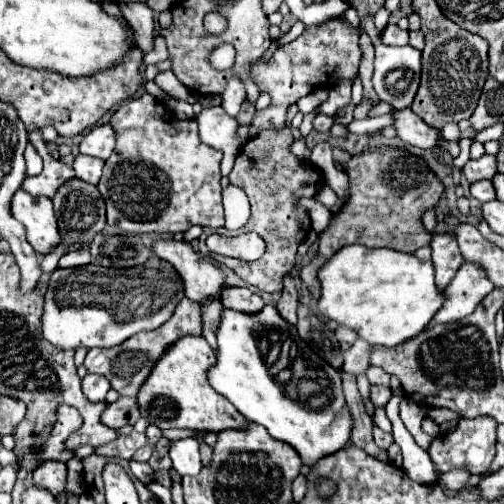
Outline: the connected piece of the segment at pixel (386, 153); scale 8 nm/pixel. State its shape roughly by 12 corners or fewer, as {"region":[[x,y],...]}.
{"region":[[367,148],[347,162],[349,200],[299,272],[347,244],[415,252],[421,214],[445,184],[405,148]]}

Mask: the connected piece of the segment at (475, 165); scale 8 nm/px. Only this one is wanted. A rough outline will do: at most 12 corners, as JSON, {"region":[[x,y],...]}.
{"region":[[495,156],[469,160],[463,172],[469,182],[491,180],[497,174]]}

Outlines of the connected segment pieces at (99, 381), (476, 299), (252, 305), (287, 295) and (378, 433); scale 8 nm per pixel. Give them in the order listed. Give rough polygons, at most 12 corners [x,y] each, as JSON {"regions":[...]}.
{"regions":[[[99,374],[83,378],[83,394],[91,402],[103,402],[109,392],[107,378]],[[463,262],[429,326],[469,316],[495,286]],[[229,286],[221,302],[225,308],[257,314],[265,306],[247,288]],[[285,276],[285,288],[277,302],[283,320],[297,324],[297,288]],[[373,426],[375,444],[387,450],[393,444],[393,436]]]}

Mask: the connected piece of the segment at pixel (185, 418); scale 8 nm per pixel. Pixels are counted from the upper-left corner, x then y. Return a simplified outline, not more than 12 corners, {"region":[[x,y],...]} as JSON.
{"region":[[185,336],[137,394],[157,428],[243,430],[207,382],[215,352]]}

